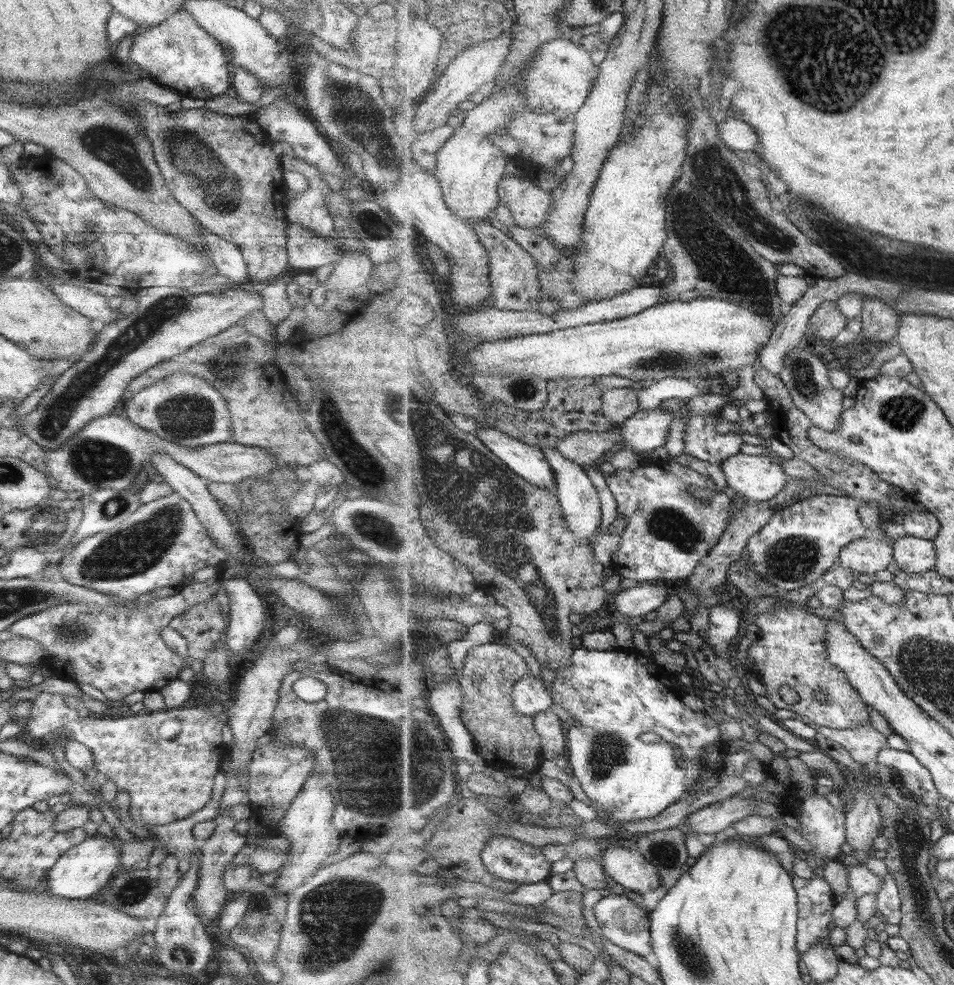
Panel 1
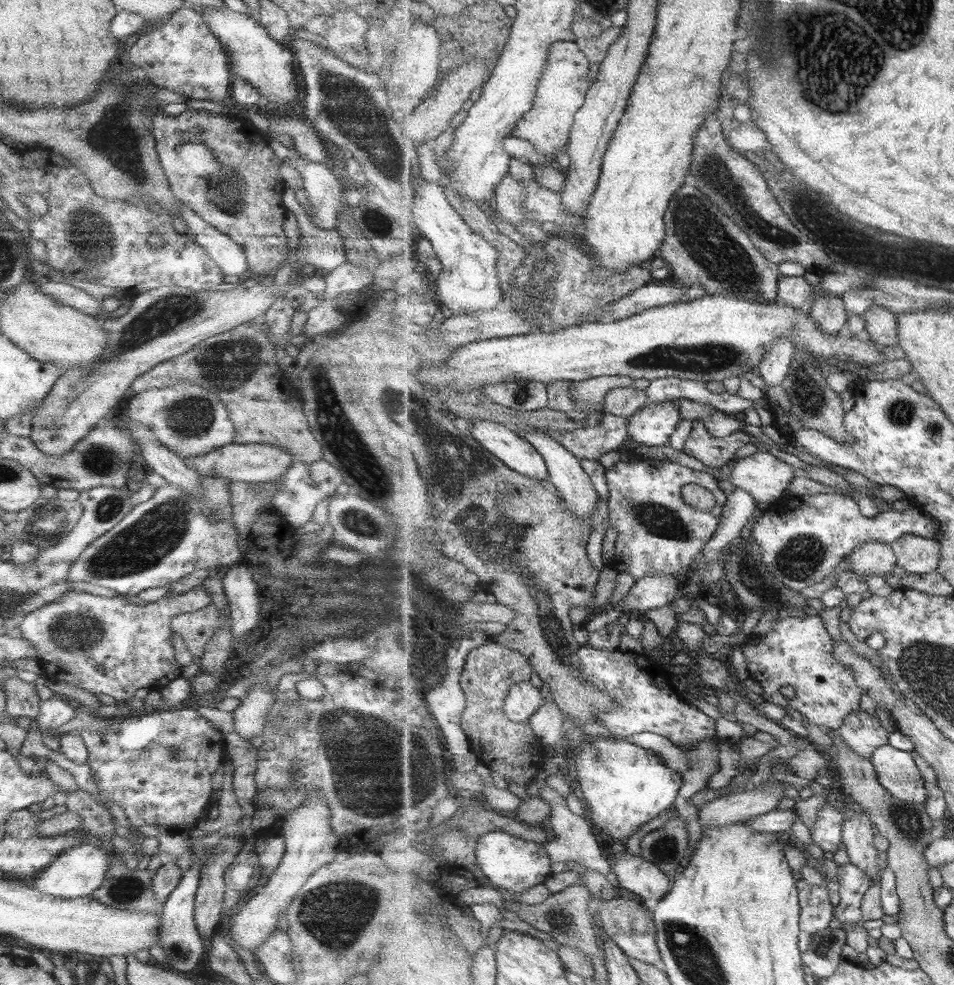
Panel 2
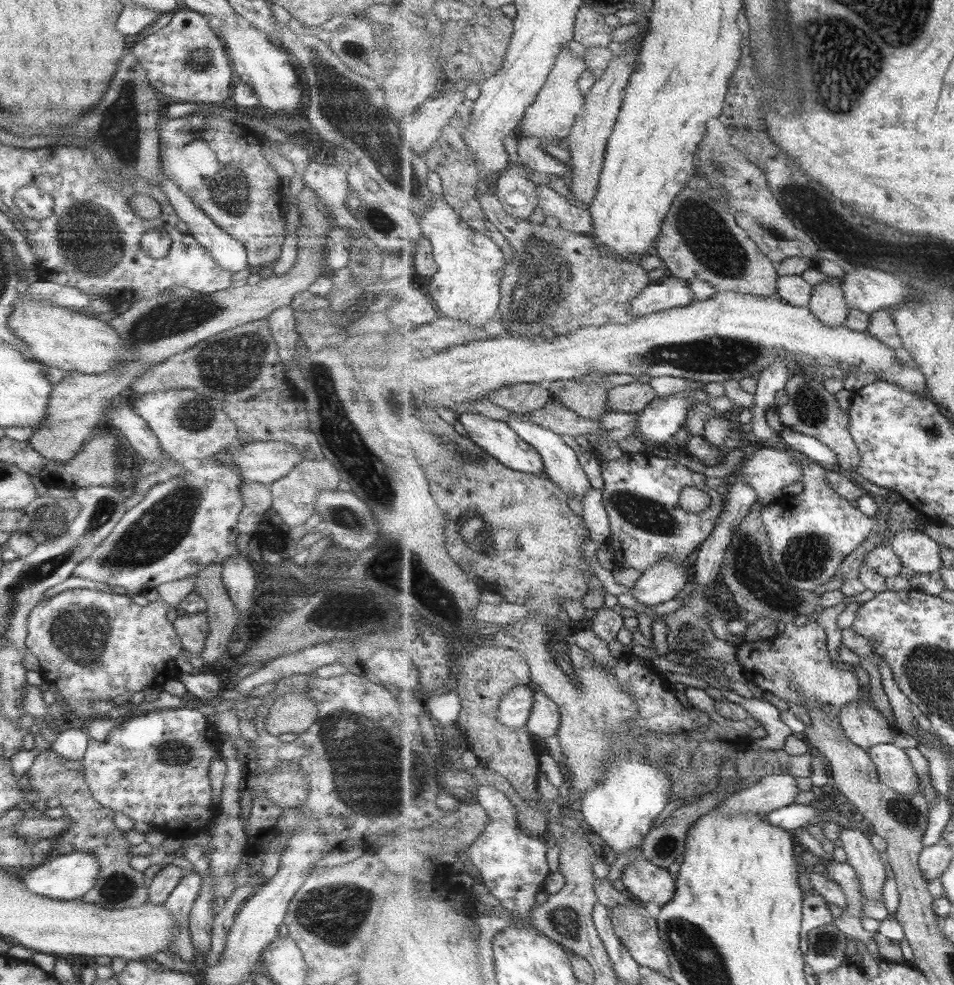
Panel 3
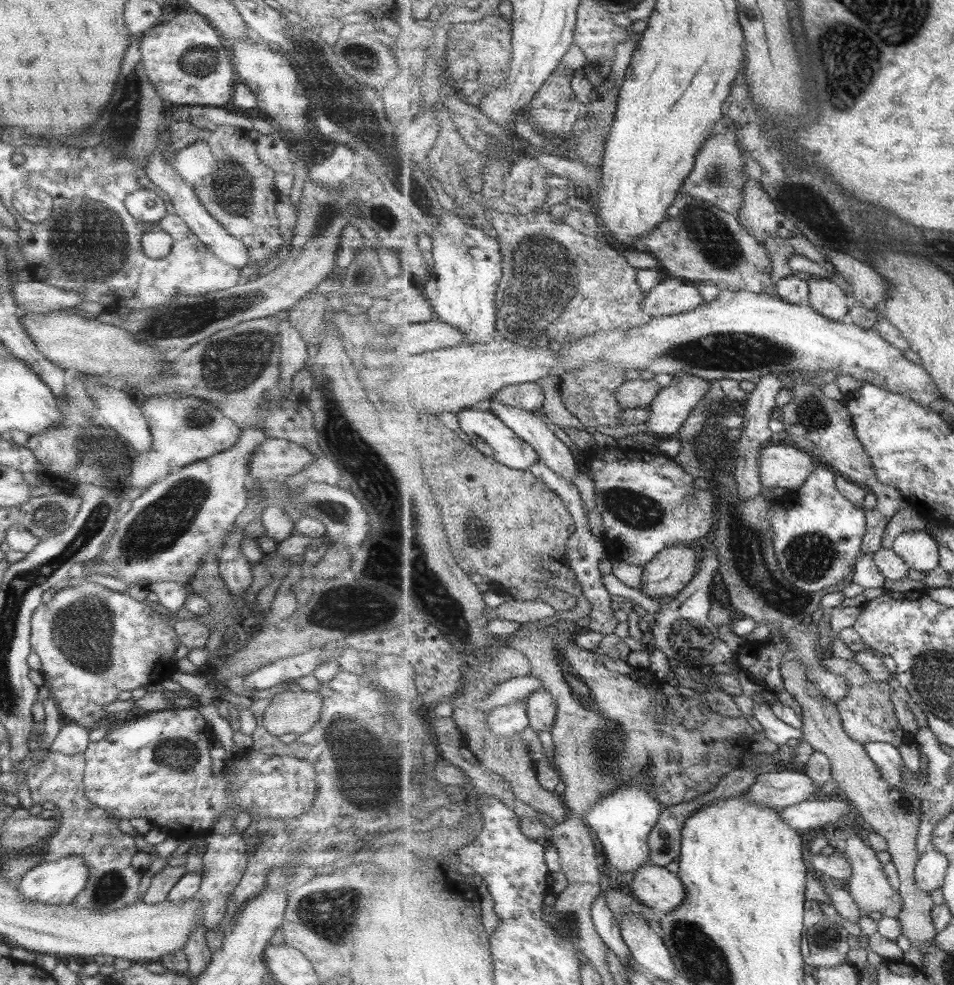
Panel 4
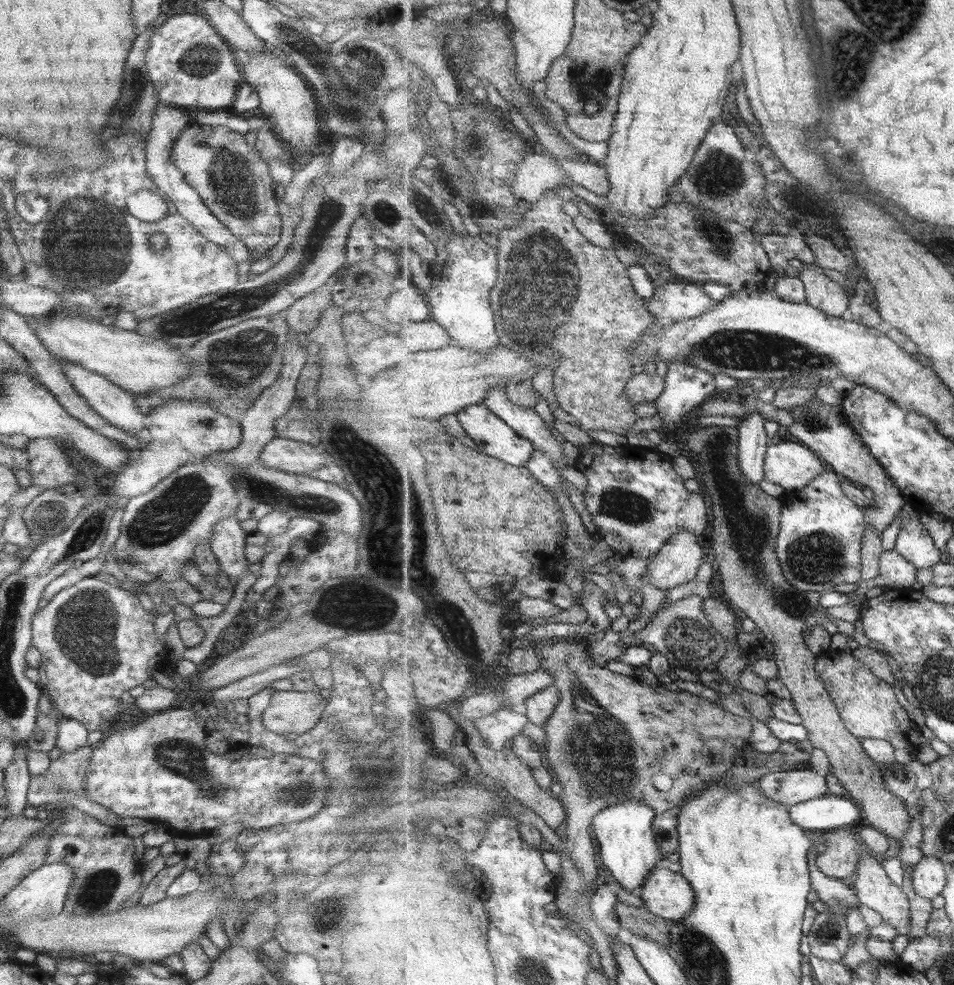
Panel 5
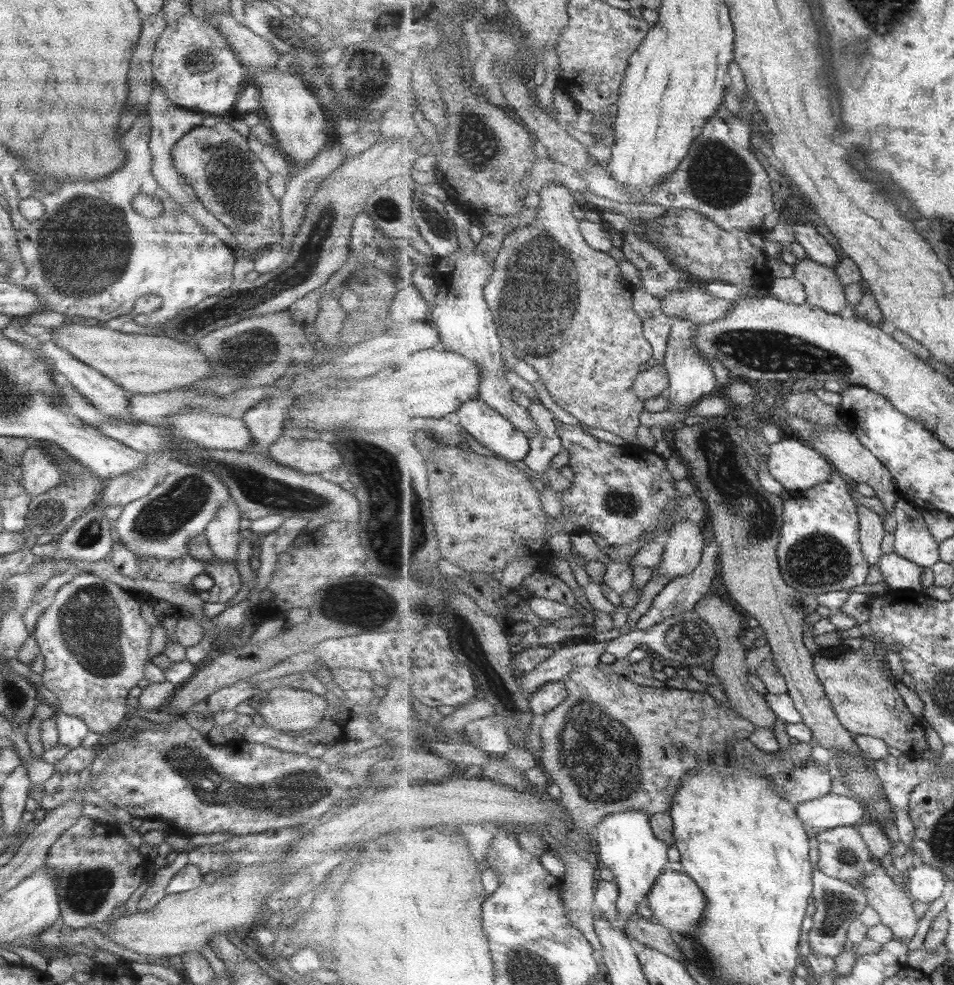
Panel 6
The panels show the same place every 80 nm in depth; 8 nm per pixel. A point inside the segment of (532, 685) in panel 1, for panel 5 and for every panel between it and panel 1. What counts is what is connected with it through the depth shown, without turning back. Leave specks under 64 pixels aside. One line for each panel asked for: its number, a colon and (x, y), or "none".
2: (525, 698)
3: (515, 709)
4: (508, 720)
5: (497, 729)

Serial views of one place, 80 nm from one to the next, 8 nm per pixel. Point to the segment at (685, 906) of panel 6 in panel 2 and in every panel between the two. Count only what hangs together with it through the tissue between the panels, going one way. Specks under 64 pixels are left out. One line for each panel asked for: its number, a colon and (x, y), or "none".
2: (636, 874)
3: (654, 886)
4: (664, 891)
5: (670, 895)

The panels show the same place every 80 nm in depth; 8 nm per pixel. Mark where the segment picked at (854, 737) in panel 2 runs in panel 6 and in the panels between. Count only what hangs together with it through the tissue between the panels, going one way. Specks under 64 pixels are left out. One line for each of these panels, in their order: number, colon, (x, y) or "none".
3: (864, 724)
4: (868, 713)
5: (869, 706)
6: (864, 696)

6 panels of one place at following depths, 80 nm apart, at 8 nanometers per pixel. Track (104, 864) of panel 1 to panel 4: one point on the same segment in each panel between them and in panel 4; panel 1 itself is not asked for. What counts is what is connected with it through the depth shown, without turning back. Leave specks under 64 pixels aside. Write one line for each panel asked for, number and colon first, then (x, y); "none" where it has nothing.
2: (77, 871)
3: (64, 877)
4: (54, 883)

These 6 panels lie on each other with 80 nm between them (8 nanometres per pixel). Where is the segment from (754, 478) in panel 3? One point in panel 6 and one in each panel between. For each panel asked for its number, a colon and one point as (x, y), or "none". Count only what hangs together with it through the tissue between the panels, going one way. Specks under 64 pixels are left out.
4: (785, 465)
5: (793, 465)
6: (796, 464)

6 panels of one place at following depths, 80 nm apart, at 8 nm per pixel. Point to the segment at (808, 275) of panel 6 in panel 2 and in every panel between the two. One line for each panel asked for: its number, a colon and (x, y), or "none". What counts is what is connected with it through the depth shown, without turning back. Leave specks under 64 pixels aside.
2: (829, 311)
3: (828, 302)
4: (830, 300)
5: (830, 296)

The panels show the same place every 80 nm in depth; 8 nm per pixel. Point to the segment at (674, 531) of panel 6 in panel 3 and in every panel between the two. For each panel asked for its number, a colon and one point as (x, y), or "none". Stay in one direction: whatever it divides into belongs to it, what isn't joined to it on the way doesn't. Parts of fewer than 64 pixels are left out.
3: (662, 582)
4: (668, 575)
5: (679, 562)

